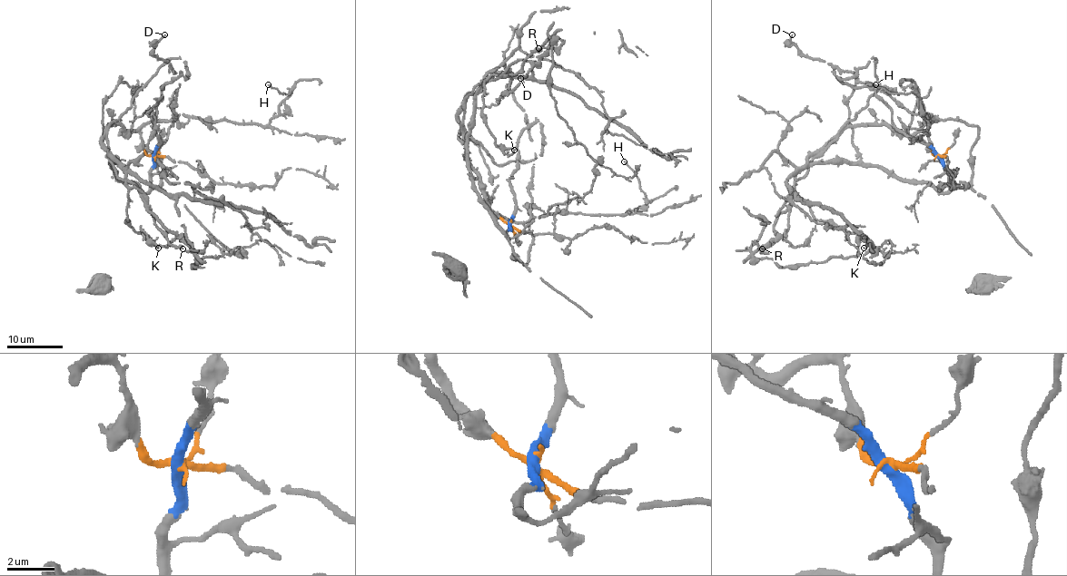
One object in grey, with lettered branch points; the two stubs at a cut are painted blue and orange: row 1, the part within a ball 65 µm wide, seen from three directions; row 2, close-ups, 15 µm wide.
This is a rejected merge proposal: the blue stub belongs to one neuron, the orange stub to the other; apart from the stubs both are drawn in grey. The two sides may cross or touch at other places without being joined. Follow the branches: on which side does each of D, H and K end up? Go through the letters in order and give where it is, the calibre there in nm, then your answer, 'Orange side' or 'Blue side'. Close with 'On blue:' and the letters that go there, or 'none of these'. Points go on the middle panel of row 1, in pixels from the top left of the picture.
D: Place: (520, 78). Thickness 160 nm. Blue side
H: Place: (624, 161). Thickness 150 nm. Orange side
K: Place: (514, 150). Thickness 170 nm. Blue side
On blue: D, K

